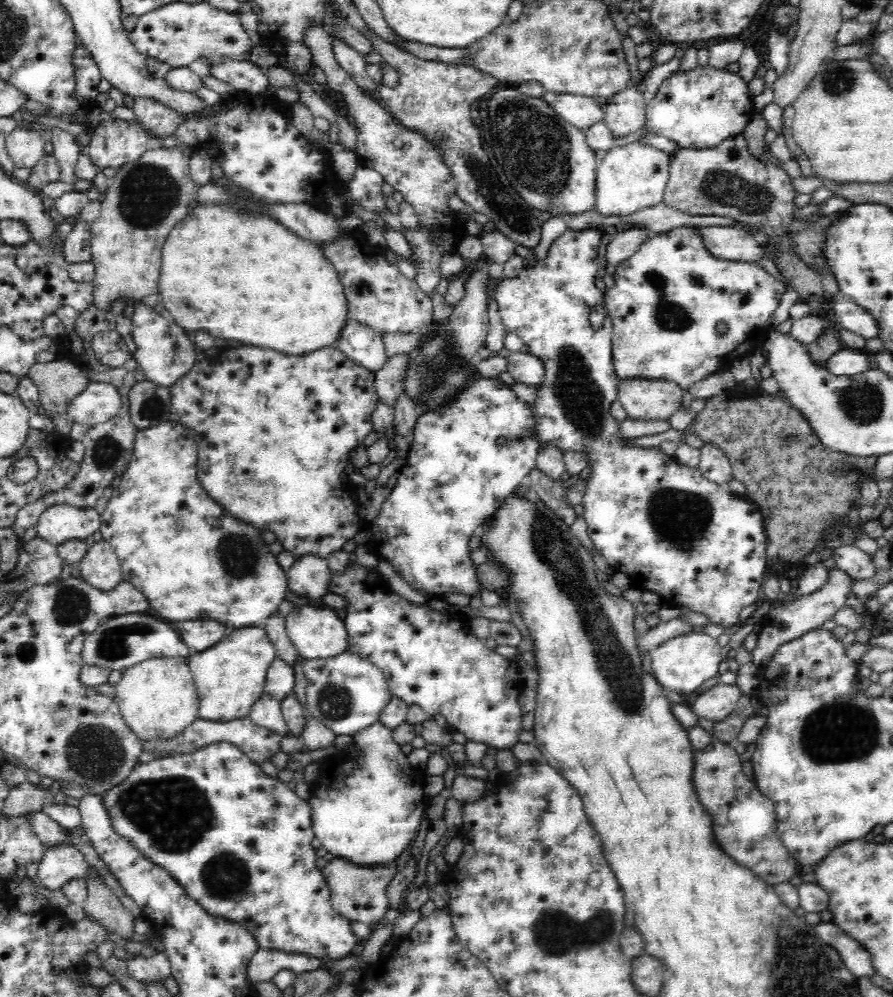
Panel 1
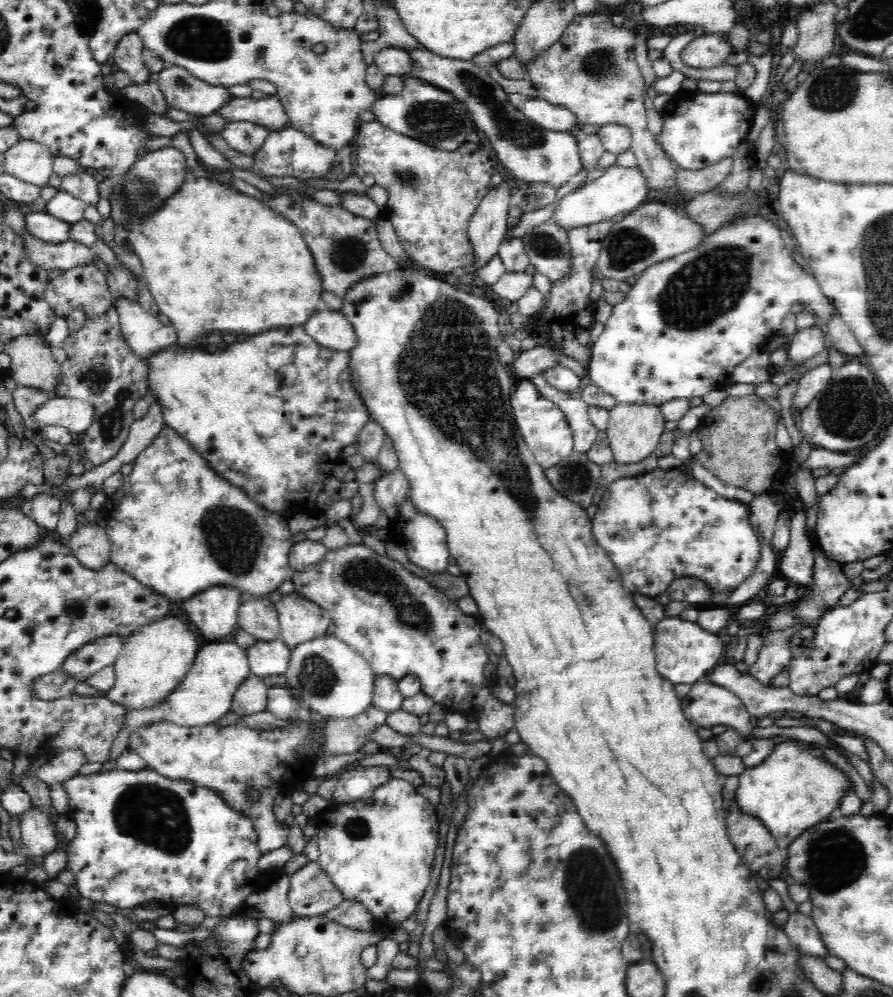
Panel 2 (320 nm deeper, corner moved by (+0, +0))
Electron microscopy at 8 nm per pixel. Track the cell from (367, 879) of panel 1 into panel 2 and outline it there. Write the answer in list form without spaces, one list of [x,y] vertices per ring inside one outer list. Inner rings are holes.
[[[308,861],[288,877],[286,900],[296,917],[324,915],[344,901],[342,893],[334,887],[318,861]]]

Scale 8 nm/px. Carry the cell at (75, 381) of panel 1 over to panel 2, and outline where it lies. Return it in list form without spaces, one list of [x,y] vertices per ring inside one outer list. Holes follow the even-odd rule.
[[[24,334],[3,343],[2,351],[10,355],[8,374],[18,387],[32,387],[54,394],[60,380],[60,366],[52,357],[43,337]]]

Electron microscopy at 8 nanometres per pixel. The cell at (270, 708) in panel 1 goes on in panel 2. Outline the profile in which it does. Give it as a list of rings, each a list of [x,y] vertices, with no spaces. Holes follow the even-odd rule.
[[[250,673],[234,694],[229,710],[240,716],[246,716],[246,714],[256,714],[266,709],[266,684],[261,680],[261,677]]]

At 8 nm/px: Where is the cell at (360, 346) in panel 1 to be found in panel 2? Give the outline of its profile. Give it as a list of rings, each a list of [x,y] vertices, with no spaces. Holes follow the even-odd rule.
[[[321,305],[302,326],[310,338],[323,347],[347,353],[354,348],[352,324],[336,309]]]

